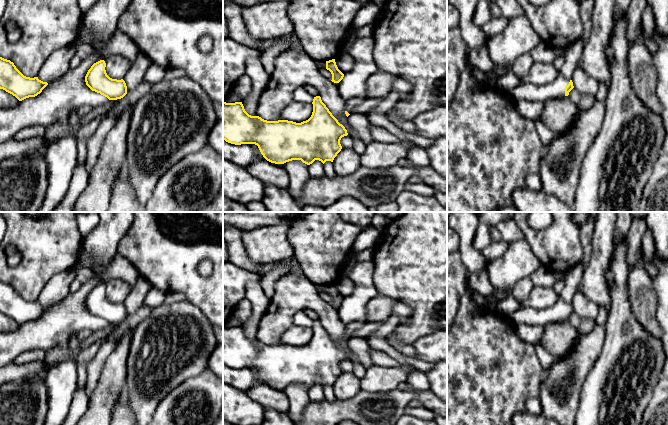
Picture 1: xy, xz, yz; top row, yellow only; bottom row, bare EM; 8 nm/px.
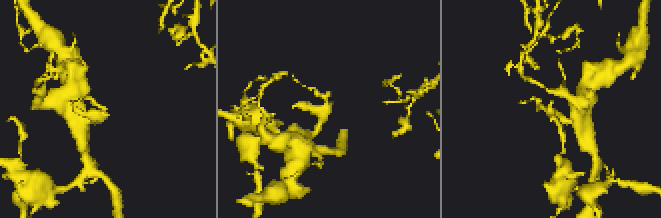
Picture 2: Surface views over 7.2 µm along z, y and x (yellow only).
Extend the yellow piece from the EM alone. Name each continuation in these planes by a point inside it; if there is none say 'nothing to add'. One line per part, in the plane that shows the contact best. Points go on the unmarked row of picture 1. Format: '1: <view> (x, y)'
1: yz (530, 316)

